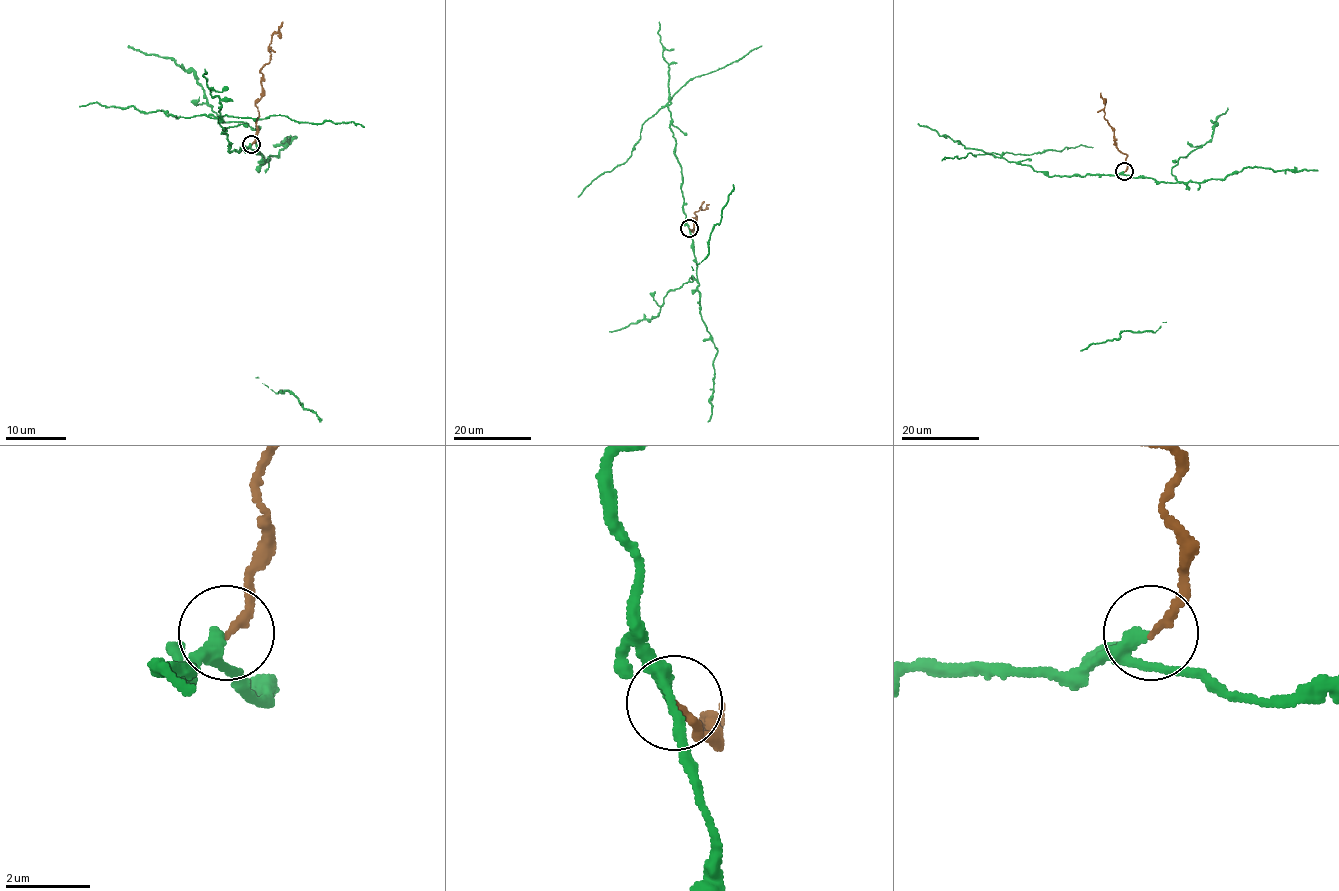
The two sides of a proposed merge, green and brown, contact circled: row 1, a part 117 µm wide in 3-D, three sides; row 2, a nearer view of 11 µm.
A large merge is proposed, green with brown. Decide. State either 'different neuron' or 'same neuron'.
different neuron

